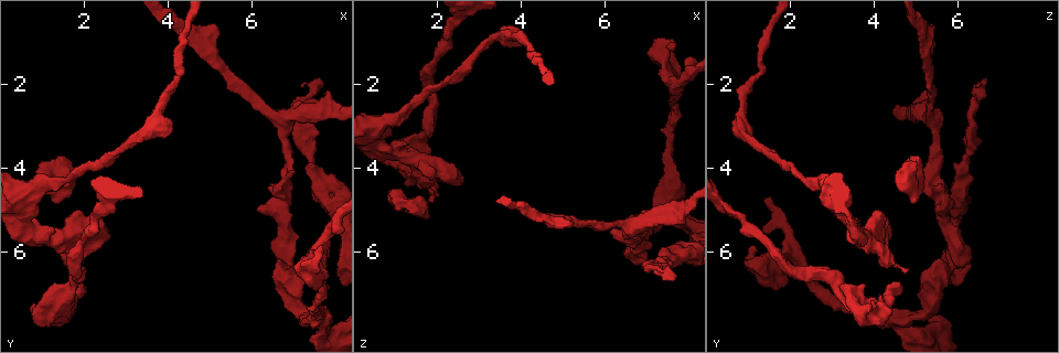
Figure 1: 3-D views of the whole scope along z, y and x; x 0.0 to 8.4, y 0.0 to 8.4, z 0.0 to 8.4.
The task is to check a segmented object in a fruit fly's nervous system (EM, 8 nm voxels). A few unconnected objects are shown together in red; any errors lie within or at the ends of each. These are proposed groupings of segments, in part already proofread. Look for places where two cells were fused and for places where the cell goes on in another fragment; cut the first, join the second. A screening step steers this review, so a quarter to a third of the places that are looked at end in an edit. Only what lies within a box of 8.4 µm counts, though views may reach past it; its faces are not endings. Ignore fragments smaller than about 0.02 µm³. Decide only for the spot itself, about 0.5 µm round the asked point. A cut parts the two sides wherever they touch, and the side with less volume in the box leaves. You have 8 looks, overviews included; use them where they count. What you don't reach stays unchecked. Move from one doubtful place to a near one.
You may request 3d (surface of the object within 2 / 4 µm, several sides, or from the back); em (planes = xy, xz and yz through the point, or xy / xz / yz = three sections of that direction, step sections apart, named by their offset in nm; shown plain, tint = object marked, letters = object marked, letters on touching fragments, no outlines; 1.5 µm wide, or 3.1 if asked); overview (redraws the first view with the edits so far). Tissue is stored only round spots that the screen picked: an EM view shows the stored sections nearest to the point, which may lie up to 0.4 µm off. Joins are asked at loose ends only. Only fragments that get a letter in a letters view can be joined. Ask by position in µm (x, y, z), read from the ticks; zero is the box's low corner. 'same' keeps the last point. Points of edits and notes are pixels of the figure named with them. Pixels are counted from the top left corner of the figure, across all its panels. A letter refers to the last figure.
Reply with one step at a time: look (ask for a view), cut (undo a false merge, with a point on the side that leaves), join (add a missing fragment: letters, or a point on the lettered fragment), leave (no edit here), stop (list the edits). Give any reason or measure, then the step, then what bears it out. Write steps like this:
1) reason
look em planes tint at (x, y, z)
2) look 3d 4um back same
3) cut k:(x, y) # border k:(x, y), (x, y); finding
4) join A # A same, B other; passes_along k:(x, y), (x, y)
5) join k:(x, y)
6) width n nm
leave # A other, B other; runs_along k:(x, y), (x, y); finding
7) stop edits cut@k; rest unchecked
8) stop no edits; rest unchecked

branch point
look em planes tint at (6.95, 6.25, 5.85)

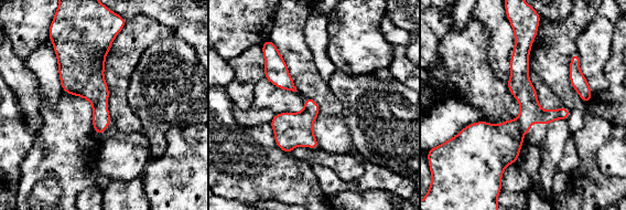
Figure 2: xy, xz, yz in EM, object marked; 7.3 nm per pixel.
look em planes letters same

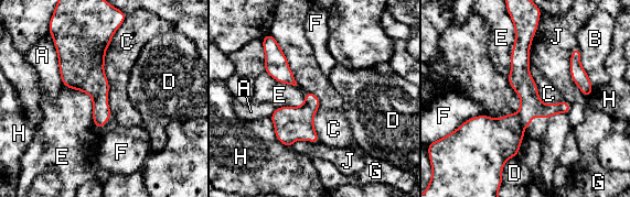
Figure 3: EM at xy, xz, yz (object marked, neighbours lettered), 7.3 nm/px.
cut 3:(525, 87) # A other, B other, C other, D other, E other, F other, G other, H other, J other; border 3:(518, 113), (523, 126); two cells meet here

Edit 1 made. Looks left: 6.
stops while still wide
look em planes tint at (0.85, 7.25, 3.85)

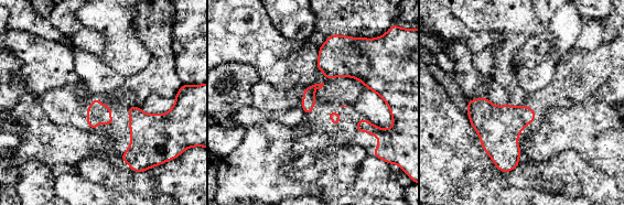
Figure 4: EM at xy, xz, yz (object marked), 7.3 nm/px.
look em planes letters same

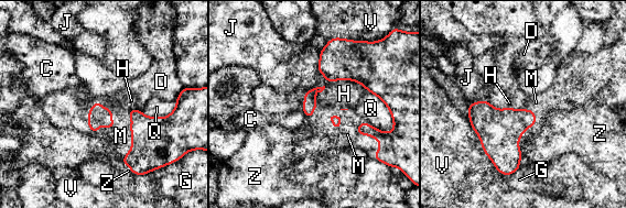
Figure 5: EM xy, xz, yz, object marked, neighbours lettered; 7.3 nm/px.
join M # C other, D other, G other, H other, J other, M same, Q other, V other, Z other; passes_along 5:(98, 115), (112, 121), (120, 135); the cell continues

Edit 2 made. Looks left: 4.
thick turns thin
look em planes letters at (0.75, 4.45, 2.85)

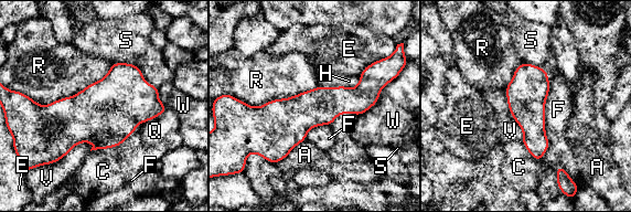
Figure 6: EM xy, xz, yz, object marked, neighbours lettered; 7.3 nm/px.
longest_contact R 750 nm
leave # A other, C other, E other, F other, H other, Q other, R other, S other, V other, W other; border 6:(113, 63), (45, 105), (18, 92); one cell here

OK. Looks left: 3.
stop edits cut@3, join@5; rest unchecked

